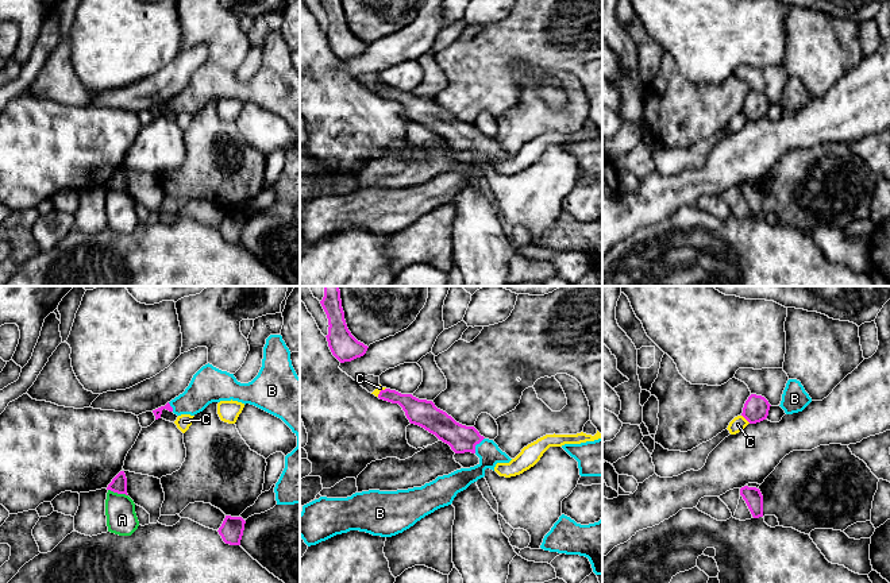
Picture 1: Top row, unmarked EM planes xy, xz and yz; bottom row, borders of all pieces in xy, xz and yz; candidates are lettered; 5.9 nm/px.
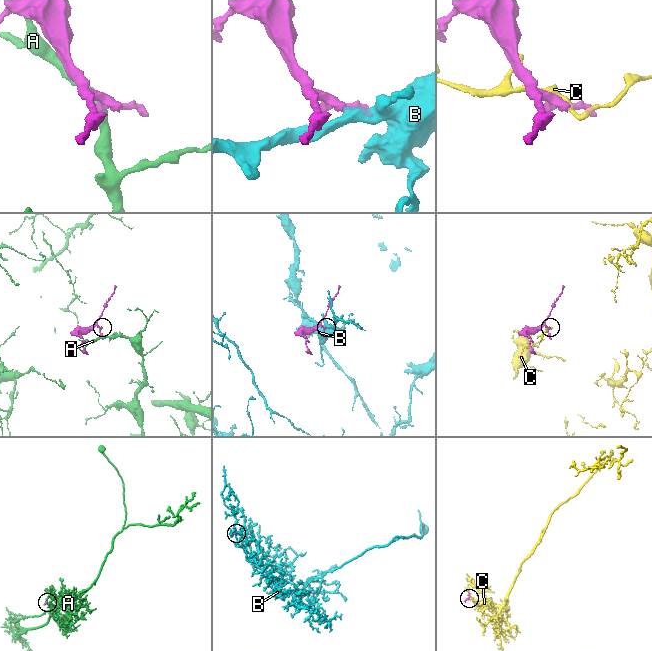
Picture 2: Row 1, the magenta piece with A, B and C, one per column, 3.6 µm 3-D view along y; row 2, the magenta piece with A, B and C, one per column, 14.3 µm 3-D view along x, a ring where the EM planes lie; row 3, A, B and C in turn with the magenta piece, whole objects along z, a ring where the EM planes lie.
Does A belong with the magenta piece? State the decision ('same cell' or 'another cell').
another cell

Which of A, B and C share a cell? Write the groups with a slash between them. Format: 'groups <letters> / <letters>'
groups A / B / C

